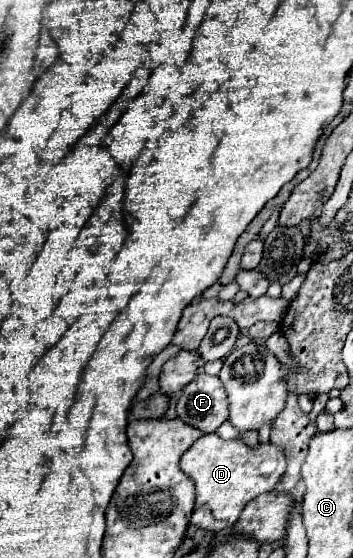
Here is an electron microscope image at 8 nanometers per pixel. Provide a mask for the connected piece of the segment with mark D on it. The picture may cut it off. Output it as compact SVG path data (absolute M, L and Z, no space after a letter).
M207 434L195 440L181 456L181 470L195 484L195 510L191 524L201 530L221 532L233 526L249 500L275 488L285 472L285 456L283 450L273 444L261 444L257 450L251 450L239 438L221 440L217 434Z

